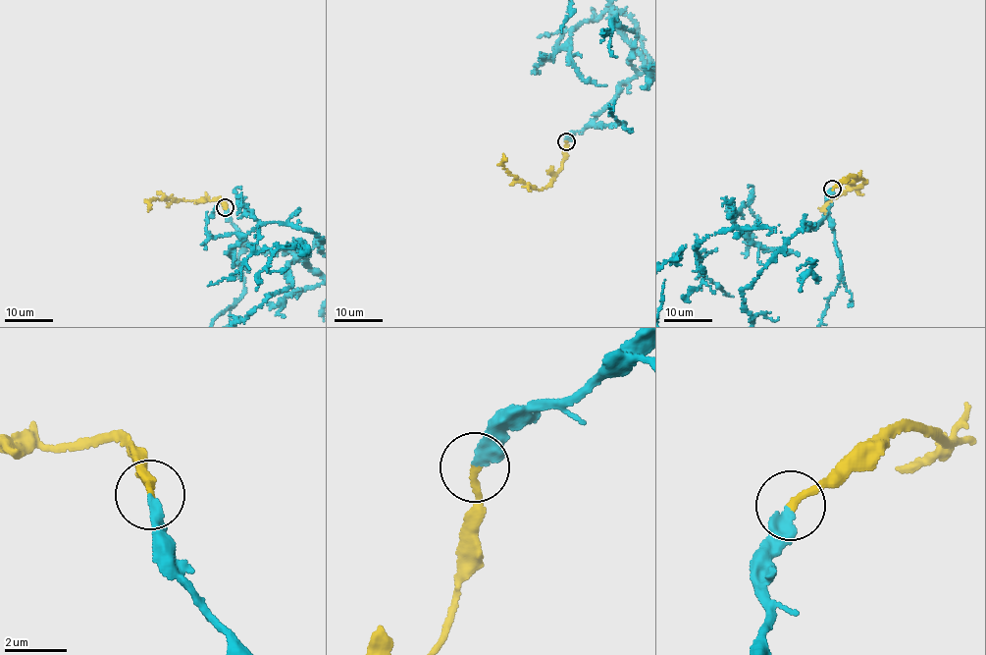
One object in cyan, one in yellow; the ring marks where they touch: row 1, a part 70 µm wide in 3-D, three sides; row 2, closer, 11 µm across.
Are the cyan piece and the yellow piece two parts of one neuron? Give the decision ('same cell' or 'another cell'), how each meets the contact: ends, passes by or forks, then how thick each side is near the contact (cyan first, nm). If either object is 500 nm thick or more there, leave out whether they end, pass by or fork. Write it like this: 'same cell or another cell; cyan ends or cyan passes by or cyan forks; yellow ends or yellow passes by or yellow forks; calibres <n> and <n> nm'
same cell; cyan ends; yellow ends; calibres 320 and 200 nm

